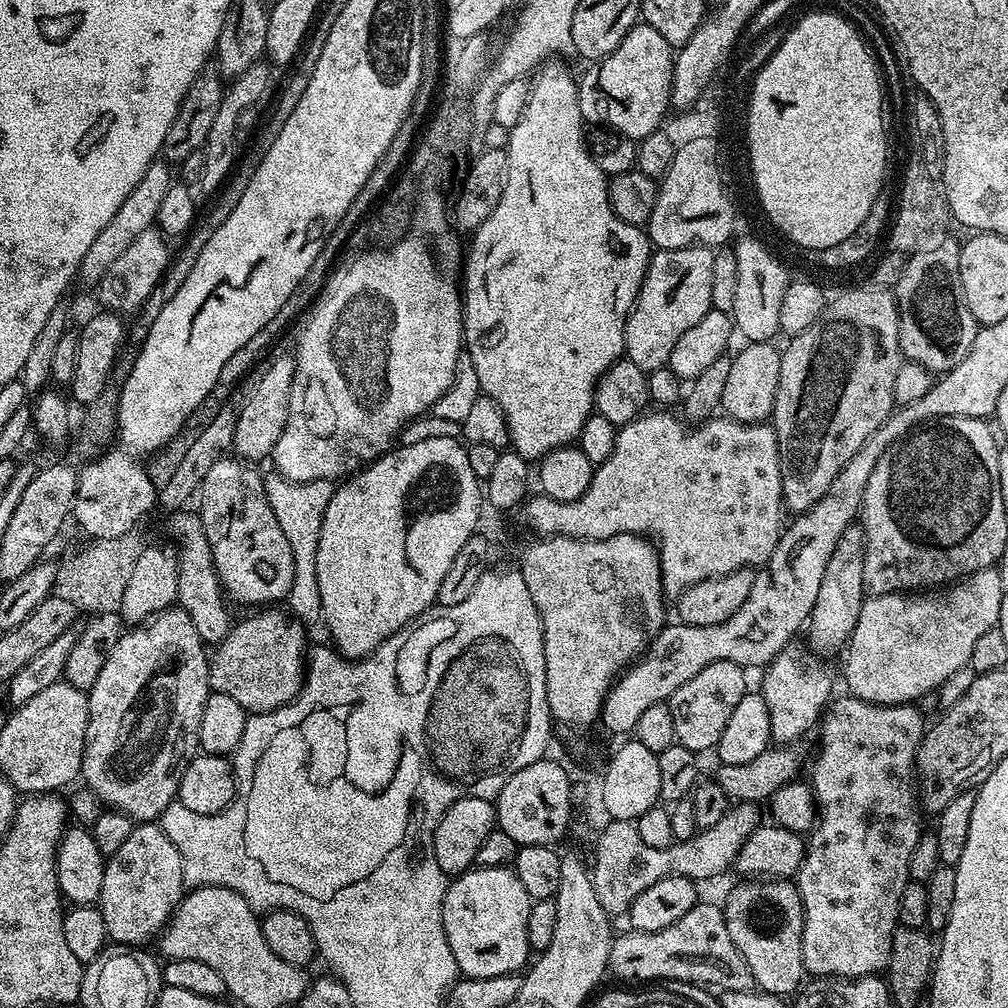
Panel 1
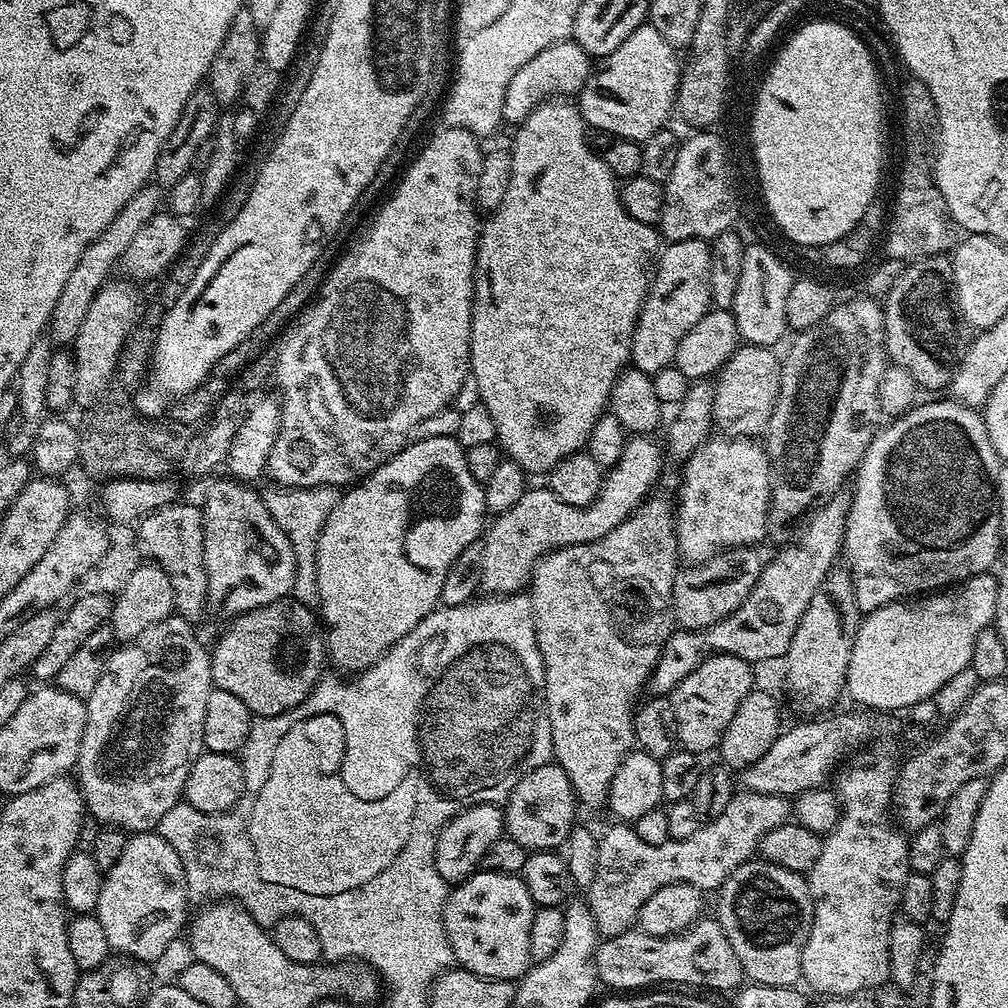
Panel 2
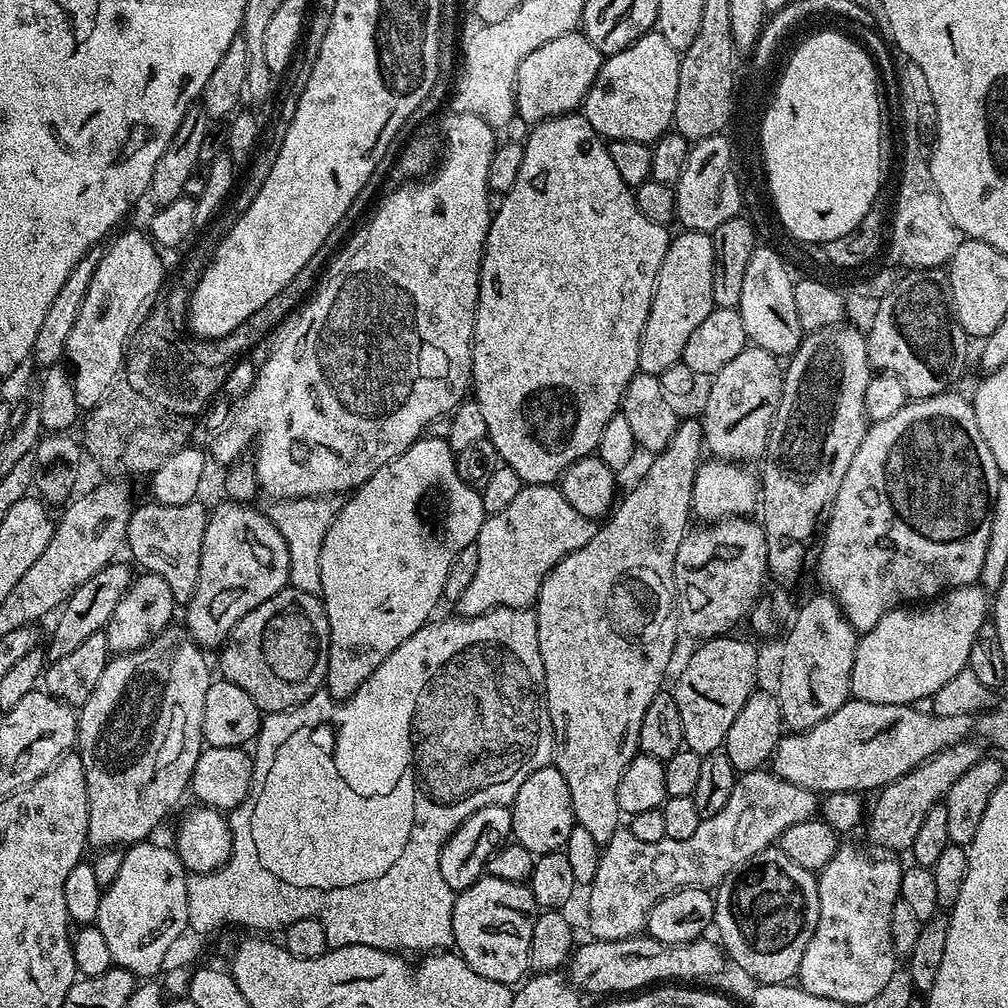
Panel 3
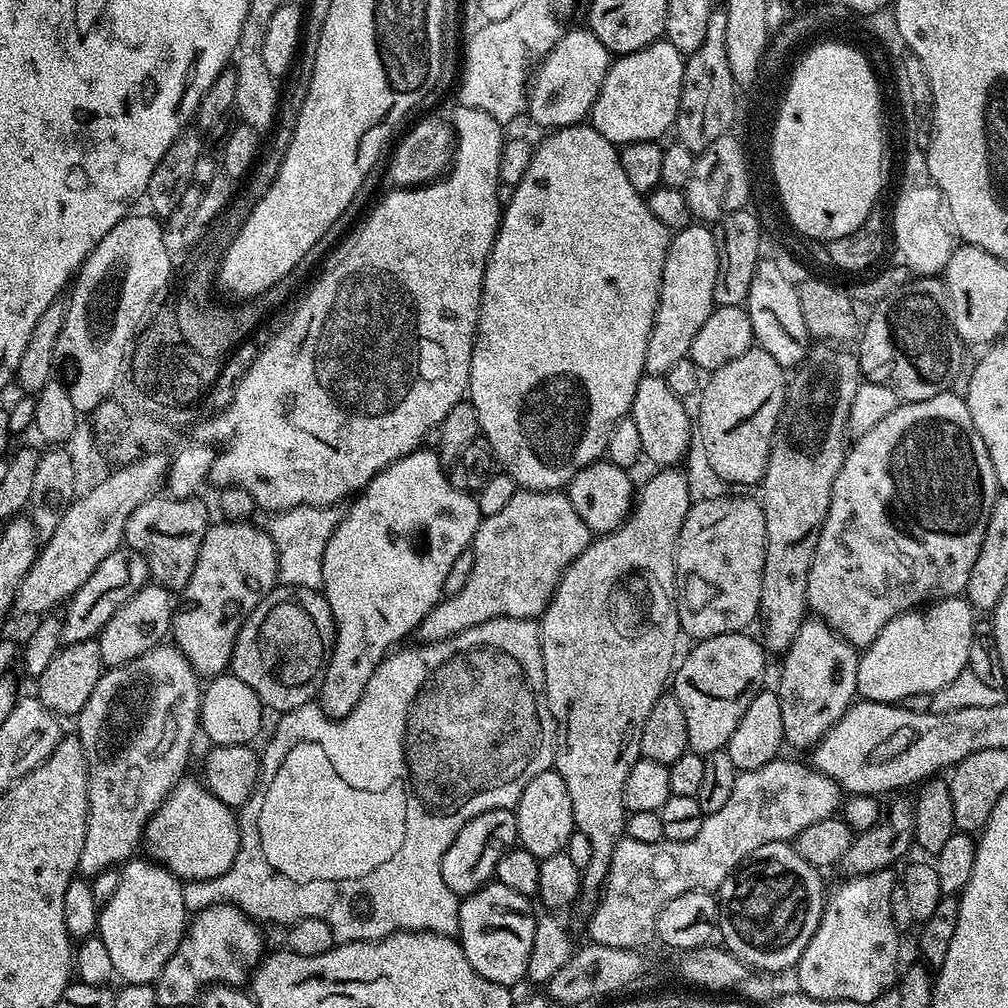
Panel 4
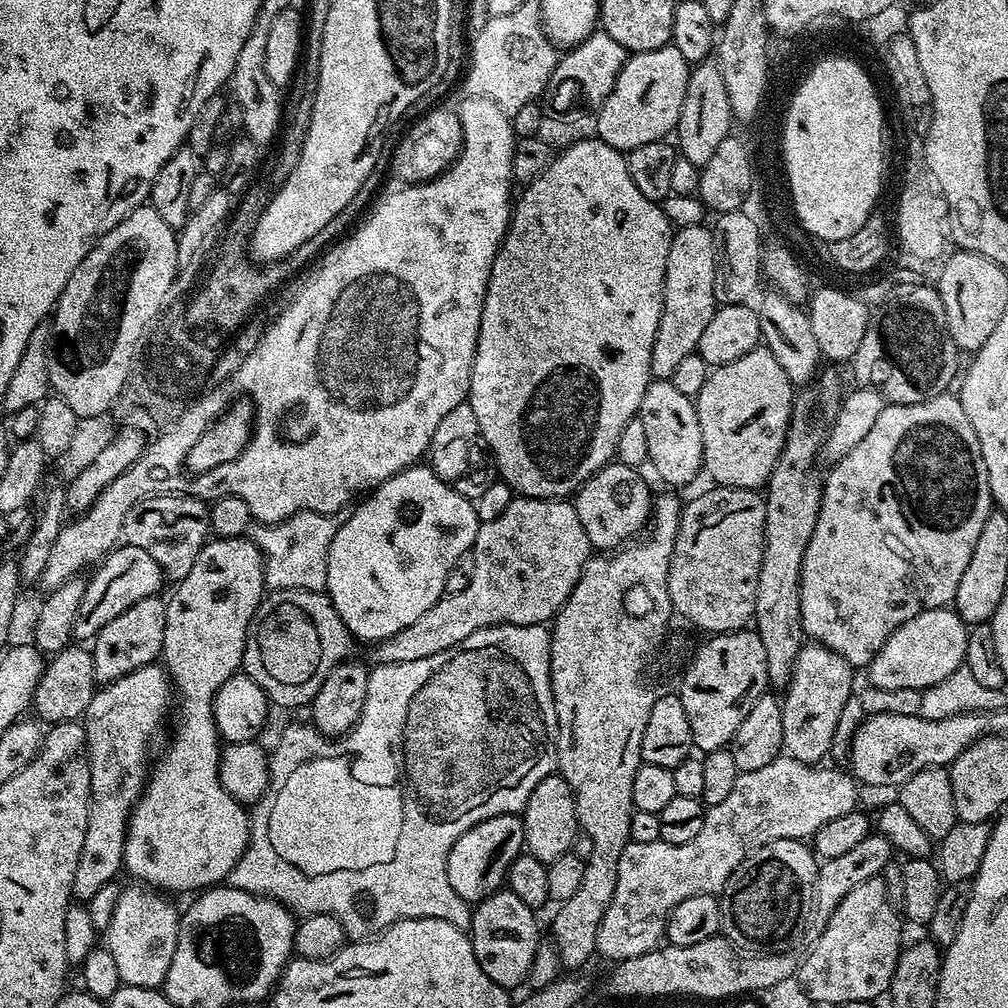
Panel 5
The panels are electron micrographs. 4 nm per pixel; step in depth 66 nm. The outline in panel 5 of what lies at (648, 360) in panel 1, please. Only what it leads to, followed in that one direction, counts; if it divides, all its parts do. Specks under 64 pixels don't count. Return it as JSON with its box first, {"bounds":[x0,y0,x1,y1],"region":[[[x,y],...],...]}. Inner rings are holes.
{"bounds":[650,224,717,380],"region":[[[695,224],[676,228],[672,234],[670,250],[666,258],[664,275],[664,305],[658,322],[658,334],[654,350],[650,354],[650,370],[653,380],[671,380],[674,369],[692,352],[696,351],[698,338],[706,330],[710,318],[717,310],[714,298],[714,266],[716,243],[711,227]]]}

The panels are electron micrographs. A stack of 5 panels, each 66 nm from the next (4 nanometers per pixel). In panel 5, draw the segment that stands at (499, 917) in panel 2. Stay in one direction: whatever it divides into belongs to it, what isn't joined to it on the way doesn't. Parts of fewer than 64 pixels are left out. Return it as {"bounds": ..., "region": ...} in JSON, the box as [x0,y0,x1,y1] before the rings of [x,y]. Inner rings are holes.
{"bounds":[470,890,542,990],"region":[[[507,890],[495,892],[475,905],[470,929],[472,949],[478,958],[478,966],[482,966],[488,977],[505,990],[512,990],[515,984],[523,985],[527,981],[530,962],[534,962],[536,947],[542,942],[536,916],[537,913],[526,906],[518,894]]]}

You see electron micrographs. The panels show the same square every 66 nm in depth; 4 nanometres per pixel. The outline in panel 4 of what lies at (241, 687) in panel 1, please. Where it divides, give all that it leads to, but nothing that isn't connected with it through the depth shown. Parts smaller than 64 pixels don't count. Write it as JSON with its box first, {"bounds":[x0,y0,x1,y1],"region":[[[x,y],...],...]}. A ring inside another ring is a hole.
{"bounds":[231,584,336,714],"region":[[[280,584],[266,592],[254,606],[254,610],[240,627],[238,638],[234,642],[231,675],[242,678],[254,694],[264,704],[265,709],[283,714],[303,704],[311,704],[325,687],[328,674],[328,660],[332,657],[332,645],[336,642],[336,623],[332,621],[332,611],[323,591],[302,586]]]}

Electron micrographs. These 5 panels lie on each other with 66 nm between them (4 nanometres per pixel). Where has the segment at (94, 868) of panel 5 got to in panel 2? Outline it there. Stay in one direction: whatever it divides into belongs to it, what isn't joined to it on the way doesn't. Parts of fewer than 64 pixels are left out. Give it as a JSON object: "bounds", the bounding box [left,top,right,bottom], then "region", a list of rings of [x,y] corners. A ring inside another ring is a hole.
{"bounds":[75,614,213,834],"region":[[[179,614],[167,616],[162,622],[150,626],[139,638],[117,647],[109,656],[102,678],[98,678],[98,686],[94,686],[94,694],[90,694],[87,700],[86,726],[82,734],[82,746],[78,750],[75,771],[80,772],[78,783],[80,793],[84,795],[84,806],[89,817],[97,820],[97,825],[110,828],[119,828],[129,834],[138,832],[151,832],[159,829],[162,817],[166,810],[177,807],[181,803],[186,778],[190,774],[190,766],[205,751],[204,746],[204,723],[206,722],[206,698],[210,698],[213,690],[212,683],[212,657],[209,649],[204,649],[202,641],[196,637],[196,632],[191,623]]]}

